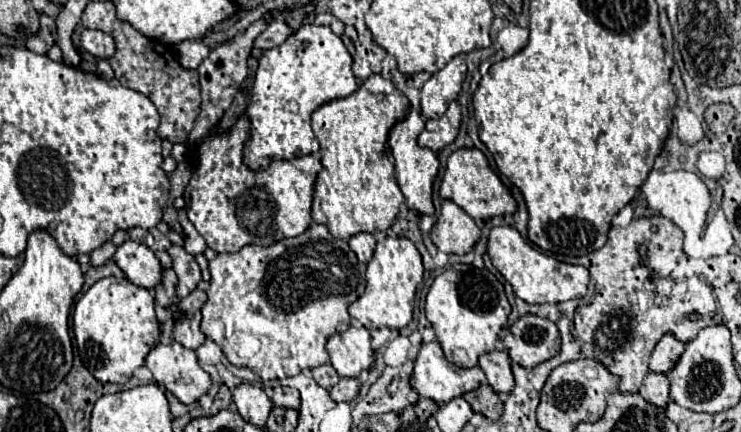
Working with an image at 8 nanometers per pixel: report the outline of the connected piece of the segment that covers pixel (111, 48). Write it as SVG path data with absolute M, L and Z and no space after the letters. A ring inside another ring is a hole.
M84 30L82 32L82 44L92 56L102 58L102 60L112 58L116 52L114 38L110 34L100 32L100 30Z

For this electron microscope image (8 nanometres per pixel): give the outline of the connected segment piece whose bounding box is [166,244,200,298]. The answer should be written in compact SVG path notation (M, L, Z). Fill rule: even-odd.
M172 244L168 250L166 250L172 258L172 270L176 272L178 276L178 284L176 284L176 296L178 298L184 298L188 296L196 284L200 282L200 268L194 260L192 254L188 254L182 246L176 246Z

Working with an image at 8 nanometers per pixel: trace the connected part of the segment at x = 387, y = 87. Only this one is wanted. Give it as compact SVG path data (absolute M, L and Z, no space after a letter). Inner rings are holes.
M374 74L368 76L354 94L330 100L312 112L312 130L316 140L320 142L322 156L322 170L314 184L312 220L316 224L326 224L332 236L348 240L360 232L388 230L392 226L400 206L404 204L404 196L394 176L394 164L388 160L386 154L386 140L390 128L408 112L408 106L408 98L398 88L394 88L390 80L382 78L380 74Z

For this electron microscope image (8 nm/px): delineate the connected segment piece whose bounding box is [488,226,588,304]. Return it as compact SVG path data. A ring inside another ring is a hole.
M496 226L488 236L488 256L494 268L504 276L504 280L512 286L514 294L528 304L556 304L572 298L582 298L588 286L588 270L582 266L570 266L558 262L552 256L546 256L542 250L532 248L524 242L512 226Z

